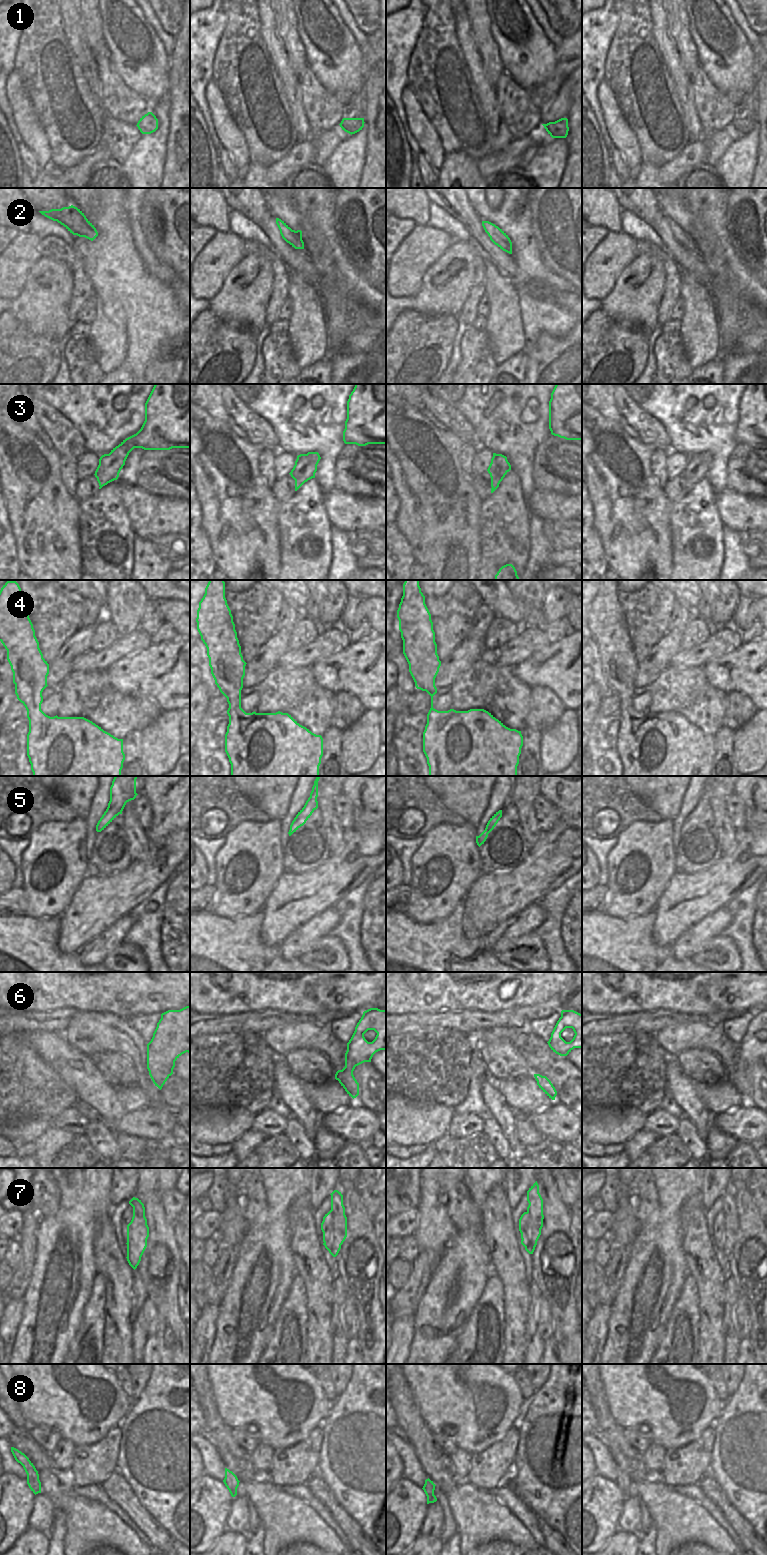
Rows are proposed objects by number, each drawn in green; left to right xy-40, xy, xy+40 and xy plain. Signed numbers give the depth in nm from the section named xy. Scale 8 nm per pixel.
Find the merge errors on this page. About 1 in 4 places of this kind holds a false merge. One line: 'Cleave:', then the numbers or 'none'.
Cleave: 3, 7

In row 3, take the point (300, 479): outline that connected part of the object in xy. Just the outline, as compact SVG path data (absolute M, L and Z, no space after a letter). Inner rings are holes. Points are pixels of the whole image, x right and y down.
M308 452L305 454L306 456L311 457L311 461L307 465L304 474L296 474L295 475L295 486L301 486L308 480L315 478L315 473L317 471L317 465L321 459L318 452Z

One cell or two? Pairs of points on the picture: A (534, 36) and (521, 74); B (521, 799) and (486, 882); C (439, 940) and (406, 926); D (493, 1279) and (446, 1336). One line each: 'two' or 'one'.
A: one
B: two
C: one
D: two

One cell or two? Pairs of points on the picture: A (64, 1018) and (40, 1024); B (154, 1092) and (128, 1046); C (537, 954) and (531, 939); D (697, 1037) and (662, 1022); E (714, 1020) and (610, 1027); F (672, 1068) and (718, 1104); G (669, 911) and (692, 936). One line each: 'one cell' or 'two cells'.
A: one cell
B: one cell
C: one cell
D: two cells
E: one cell
F: two cells
G: two cells

